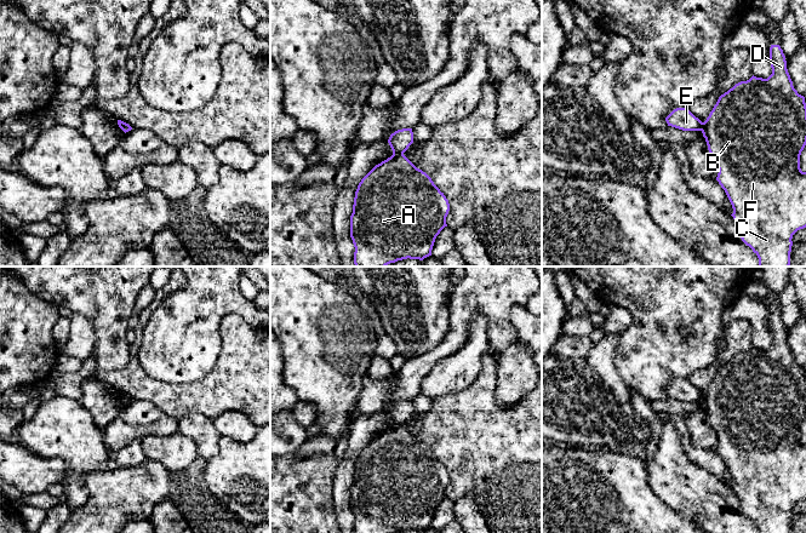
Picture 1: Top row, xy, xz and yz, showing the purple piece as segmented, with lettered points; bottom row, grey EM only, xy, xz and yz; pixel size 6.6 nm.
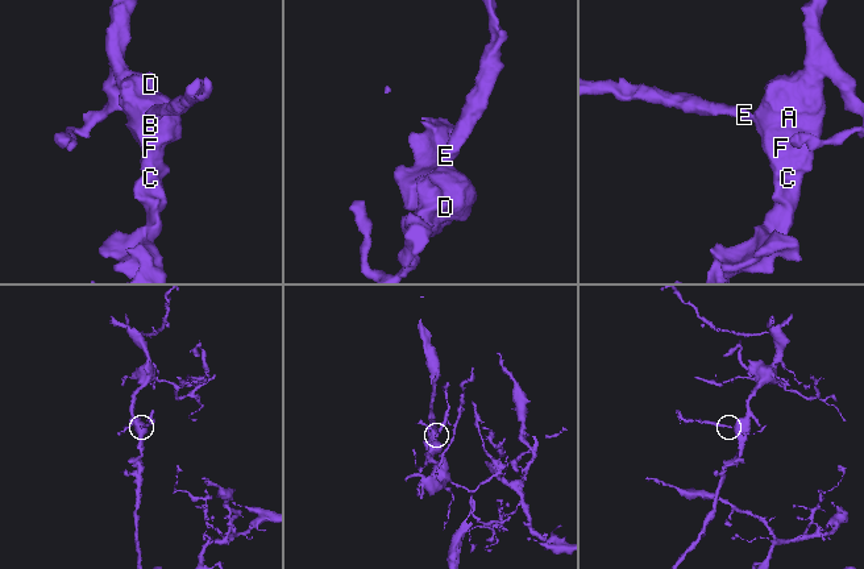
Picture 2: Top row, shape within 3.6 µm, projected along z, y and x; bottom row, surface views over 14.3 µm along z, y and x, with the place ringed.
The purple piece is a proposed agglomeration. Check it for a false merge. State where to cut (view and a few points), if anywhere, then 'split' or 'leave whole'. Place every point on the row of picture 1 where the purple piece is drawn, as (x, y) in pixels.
xz (402, 153), (393, 155) | split

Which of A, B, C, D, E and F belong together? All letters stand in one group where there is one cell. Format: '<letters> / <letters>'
A B C D F / E

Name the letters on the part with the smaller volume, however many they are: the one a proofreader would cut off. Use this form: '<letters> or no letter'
E

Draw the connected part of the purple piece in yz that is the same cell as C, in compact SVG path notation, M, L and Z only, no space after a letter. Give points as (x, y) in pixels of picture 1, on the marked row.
M771 45L770 62L772 74L767 79L753 75L721 94L701 131L716 160L716 180L732 205L731 216L739 227L742 241L758 256L759 266L789 266L793 235L806 228L806 172L800 168L800 155L806 145L806 103L793 86L779 45Z

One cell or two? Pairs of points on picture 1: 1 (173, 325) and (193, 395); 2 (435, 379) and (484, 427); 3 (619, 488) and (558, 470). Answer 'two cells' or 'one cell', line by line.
1: two cells
2: two cells
3: one cell

